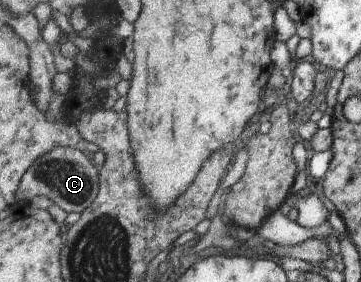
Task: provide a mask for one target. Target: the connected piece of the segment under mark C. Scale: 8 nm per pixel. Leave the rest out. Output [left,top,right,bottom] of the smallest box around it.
[17,146,100,214]

